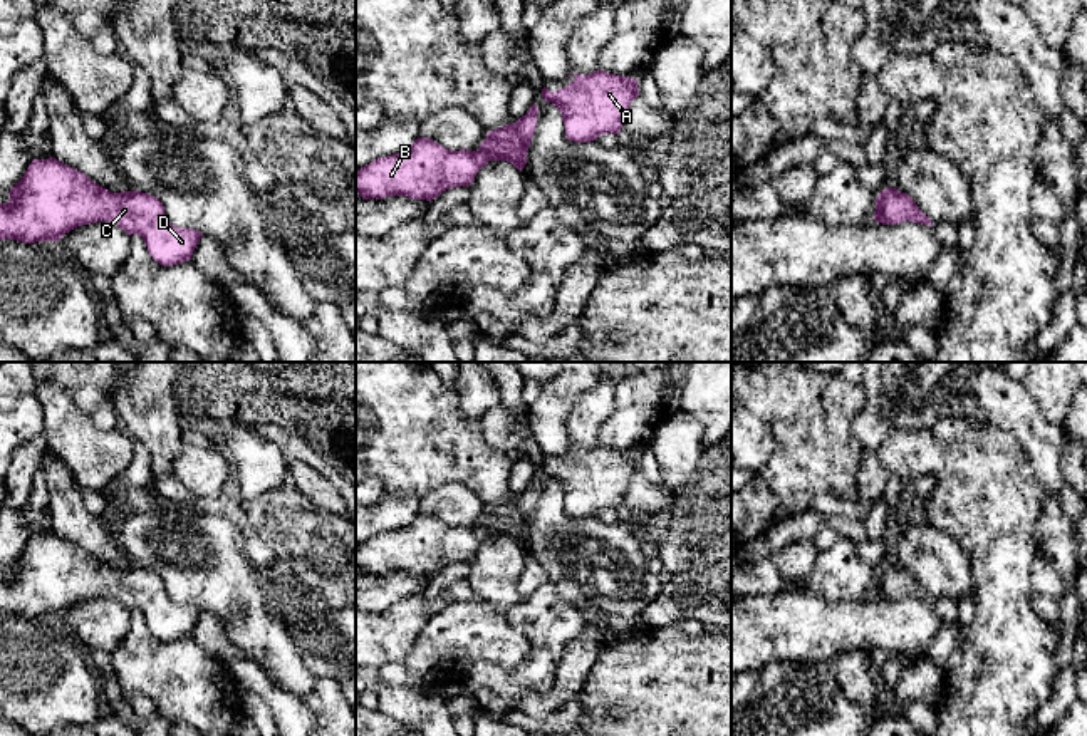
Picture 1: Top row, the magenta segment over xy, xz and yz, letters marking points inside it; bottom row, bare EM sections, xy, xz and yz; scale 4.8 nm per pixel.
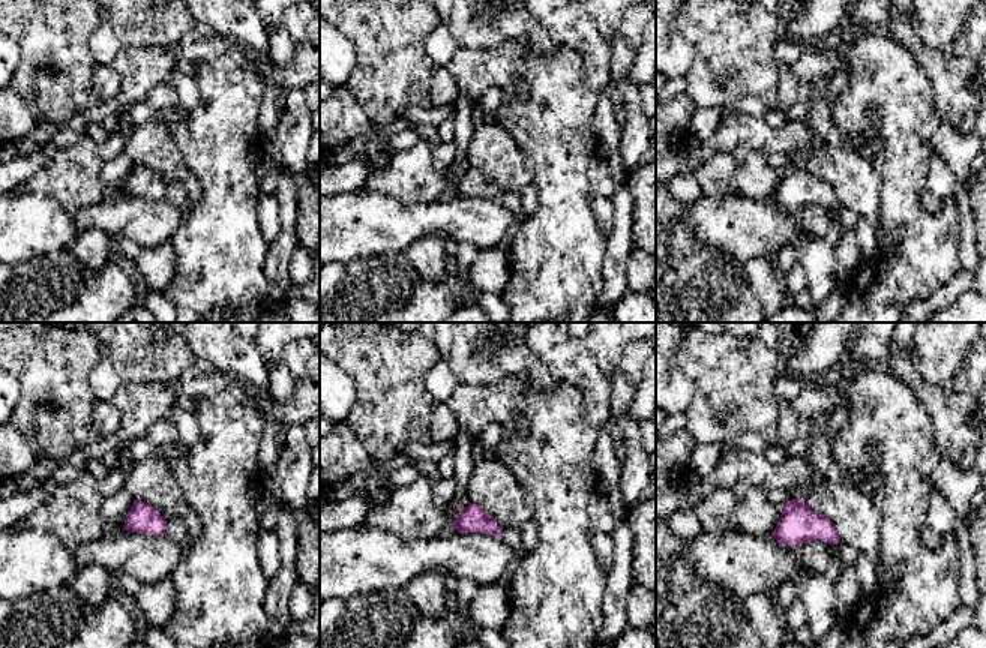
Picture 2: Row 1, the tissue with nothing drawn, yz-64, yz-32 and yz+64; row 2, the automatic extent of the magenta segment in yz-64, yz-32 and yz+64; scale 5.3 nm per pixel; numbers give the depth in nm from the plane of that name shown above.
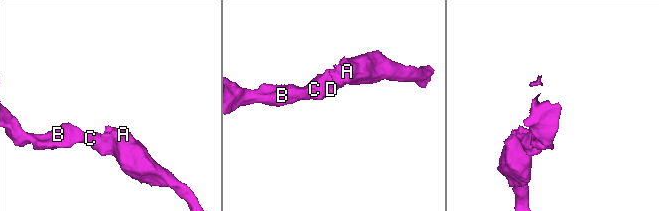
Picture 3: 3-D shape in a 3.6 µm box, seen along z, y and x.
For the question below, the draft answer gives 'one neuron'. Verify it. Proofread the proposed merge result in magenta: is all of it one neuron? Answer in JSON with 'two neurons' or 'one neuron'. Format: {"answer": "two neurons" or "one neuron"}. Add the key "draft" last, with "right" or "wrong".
{"answer": "one neuron", "draft": "right"}

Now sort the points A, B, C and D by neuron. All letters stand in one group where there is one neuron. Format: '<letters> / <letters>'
A B C D

